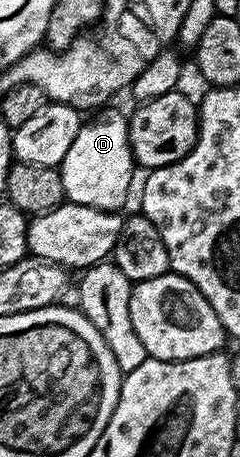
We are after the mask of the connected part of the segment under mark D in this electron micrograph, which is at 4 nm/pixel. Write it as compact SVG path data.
M102 108L94 114L96 116L93 119L80 124L73 144L69 145L60 163L58 172L63 194L70 203L102 211L118 212L123 209L121 207L129 195L137 165L128 143L128 116L113 108Z

